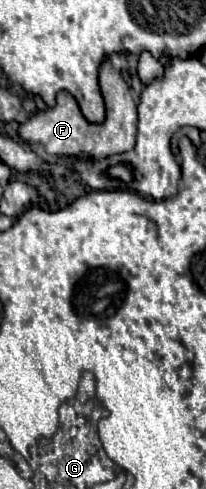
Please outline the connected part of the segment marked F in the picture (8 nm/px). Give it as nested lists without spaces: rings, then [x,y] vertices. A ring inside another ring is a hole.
[[[106,60],[100,68],[100,86],[102,96],[106,100],[106,120],[102,124],[92,124],[84,120],[76,100],[68,92],[60,92],[56,98],[56,106],[44,112],[30,114],[26,122],[18,126],[18,136],[28,144],[42,144],[44,150],[52,156],[78,156],[78,158],[108,158],[114,154],[122,154],[134,148],[136,138],[136,104],[132,100],[132,92],[124,78],[112,68],[110,60]]]

